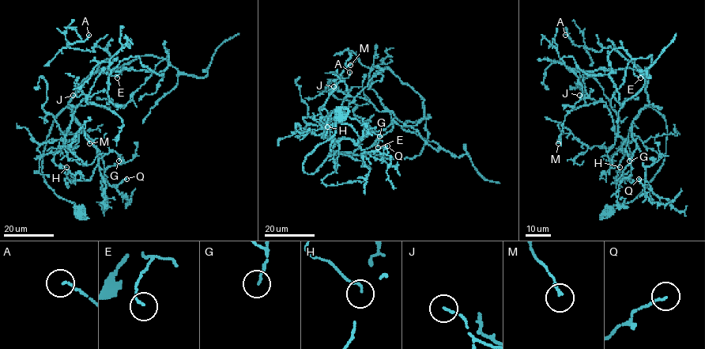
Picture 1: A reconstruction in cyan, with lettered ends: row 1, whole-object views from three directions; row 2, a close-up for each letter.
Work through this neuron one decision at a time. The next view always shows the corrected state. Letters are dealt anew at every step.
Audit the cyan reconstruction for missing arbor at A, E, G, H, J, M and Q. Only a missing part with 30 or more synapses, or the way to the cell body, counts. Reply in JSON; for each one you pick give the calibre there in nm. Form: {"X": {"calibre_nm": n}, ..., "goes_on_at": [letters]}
{"goes_on_at": []}

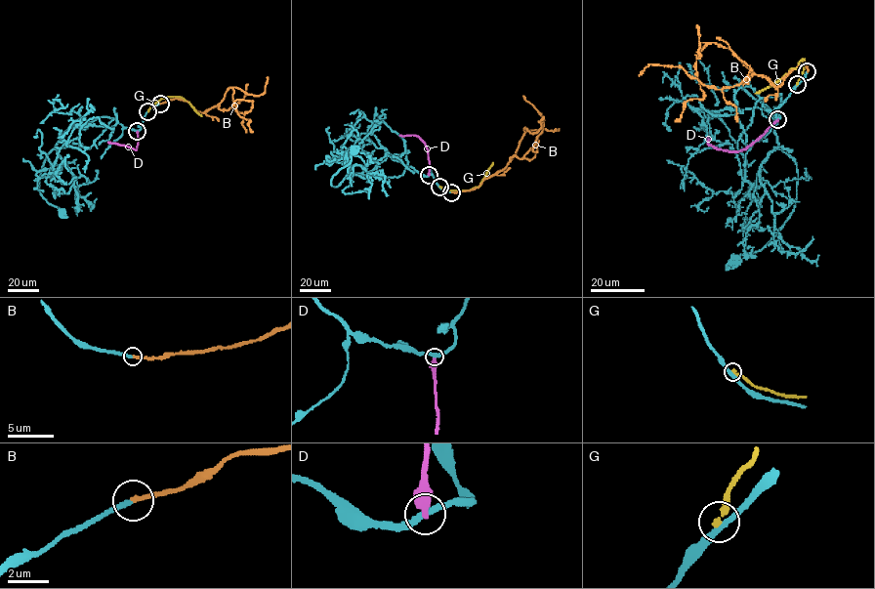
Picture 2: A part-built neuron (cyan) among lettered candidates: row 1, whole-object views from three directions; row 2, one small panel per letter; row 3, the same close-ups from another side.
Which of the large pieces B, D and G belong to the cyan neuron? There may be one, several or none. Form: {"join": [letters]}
{"join": ["B"]}

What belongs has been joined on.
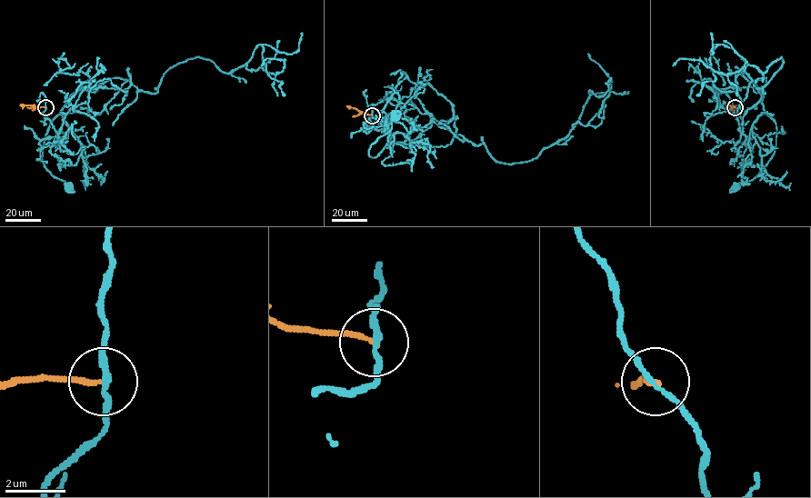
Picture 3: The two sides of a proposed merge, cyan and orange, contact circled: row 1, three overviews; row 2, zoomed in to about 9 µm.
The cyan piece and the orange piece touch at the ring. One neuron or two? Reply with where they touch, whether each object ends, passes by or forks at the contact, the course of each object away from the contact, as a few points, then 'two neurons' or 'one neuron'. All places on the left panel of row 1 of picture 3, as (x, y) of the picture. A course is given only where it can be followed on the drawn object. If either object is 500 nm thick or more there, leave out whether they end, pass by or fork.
at (45, 107); cyan passes by; orange ends there; cyan runs (45, 107), (42, 114), (58, 137), (70, 130), (63, 115), (56, 115), (45, 137), (42, 161), (68, 186); orange runs (45, 107), (20, 105); two neurons

